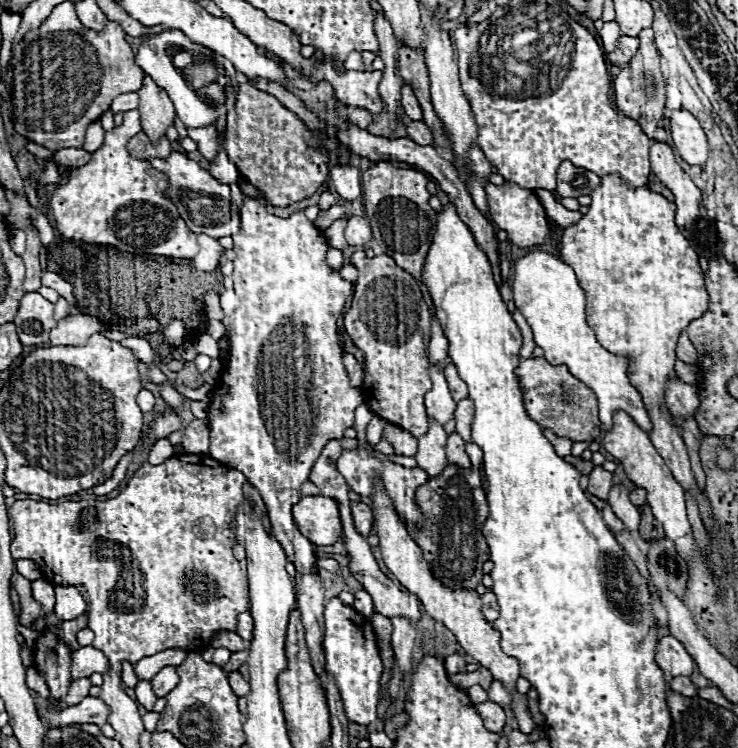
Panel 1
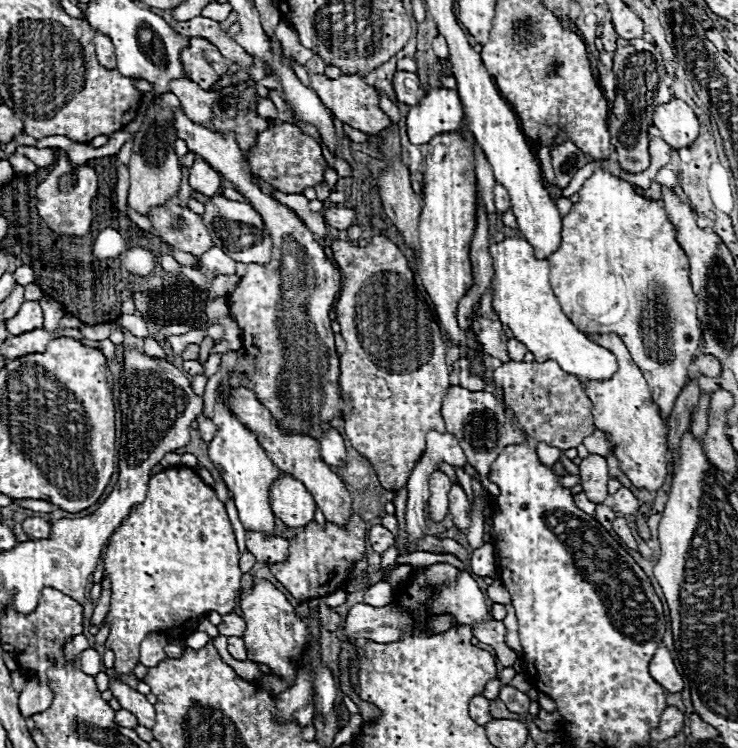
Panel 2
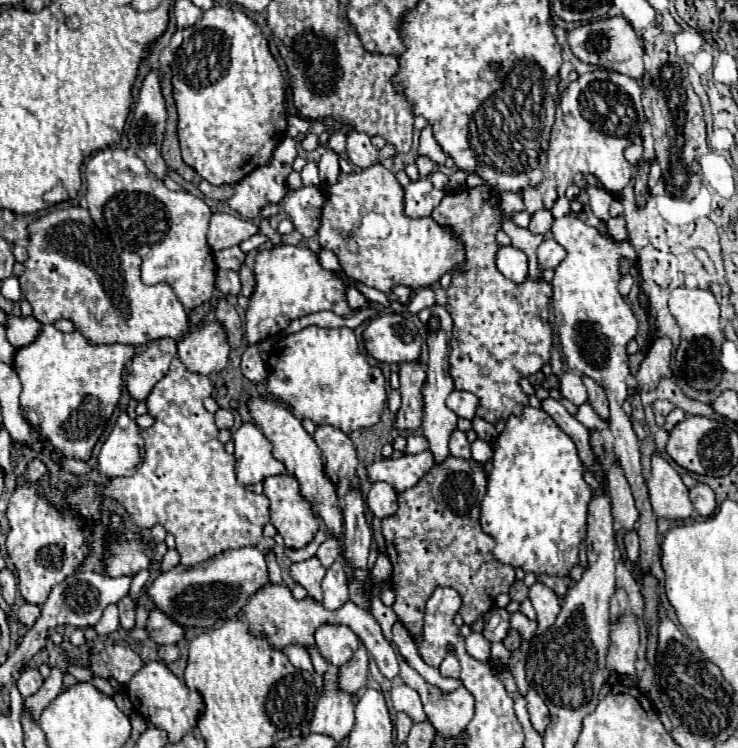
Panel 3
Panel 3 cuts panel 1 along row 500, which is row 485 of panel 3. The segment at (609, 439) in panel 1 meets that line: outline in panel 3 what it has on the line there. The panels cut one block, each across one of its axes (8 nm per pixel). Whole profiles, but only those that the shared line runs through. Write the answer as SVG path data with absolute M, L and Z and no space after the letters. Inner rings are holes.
M654 454L652 458L652 476L646 484L652 510L658 518L680 522L692 516L694 508L688 498L688 488L680 474L660 454Z

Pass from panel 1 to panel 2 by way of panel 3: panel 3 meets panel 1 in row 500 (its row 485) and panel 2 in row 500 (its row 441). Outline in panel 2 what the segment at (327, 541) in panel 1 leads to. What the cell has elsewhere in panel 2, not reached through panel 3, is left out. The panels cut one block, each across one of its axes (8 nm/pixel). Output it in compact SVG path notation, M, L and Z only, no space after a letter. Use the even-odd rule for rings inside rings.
M282 472L270 486L270 506L272 512L286 524L286 526L306 526L314 520L314 498L310 492L292 478L290 474Z

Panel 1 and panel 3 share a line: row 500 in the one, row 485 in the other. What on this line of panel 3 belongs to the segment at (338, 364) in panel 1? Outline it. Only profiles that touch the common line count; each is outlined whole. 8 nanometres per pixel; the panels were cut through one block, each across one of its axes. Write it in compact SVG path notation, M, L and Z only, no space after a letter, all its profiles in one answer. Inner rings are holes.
M280 474L280 476L270 476L264 480L264 494L270 500L270 522L276 526L278 534L282 534L284 544L288 548L302 548L306 546L314 534L318 532L318 528L322 526L320 518L312 512L312 506L308 500L304 500L300 496L298 490L298 482L294 480L294 476L290 474Z

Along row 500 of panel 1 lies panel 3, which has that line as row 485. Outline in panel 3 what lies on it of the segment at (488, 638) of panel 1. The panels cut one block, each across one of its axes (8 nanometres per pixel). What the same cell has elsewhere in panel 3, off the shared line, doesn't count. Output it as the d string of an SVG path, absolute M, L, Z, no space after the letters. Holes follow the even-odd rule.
M374 482L374 486L368 492L366 504L368 504L368 508L372 510L374 516L386 518L386 516L392 516L398 510L398 494L390 484Z

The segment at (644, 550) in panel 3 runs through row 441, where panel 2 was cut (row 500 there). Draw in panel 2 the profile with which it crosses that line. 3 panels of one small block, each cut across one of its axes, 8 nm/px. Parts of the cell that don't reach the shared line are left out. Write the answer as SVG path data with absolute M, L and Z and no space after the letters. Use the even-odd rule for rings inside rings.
M620 488L616 494L612 494L612 498L614 498L612 510L614 510L616 514L624 514L624 516L634 516L634 514L638 512L640 504L642 504L642 502L636 500L636 498L632 496L632 492L626 490L626 488Z

